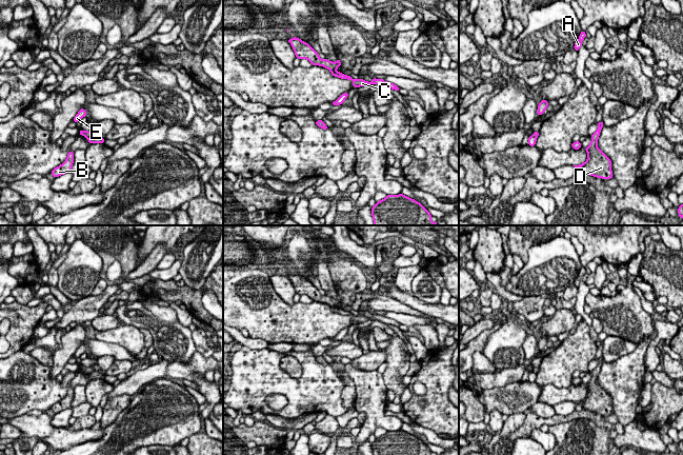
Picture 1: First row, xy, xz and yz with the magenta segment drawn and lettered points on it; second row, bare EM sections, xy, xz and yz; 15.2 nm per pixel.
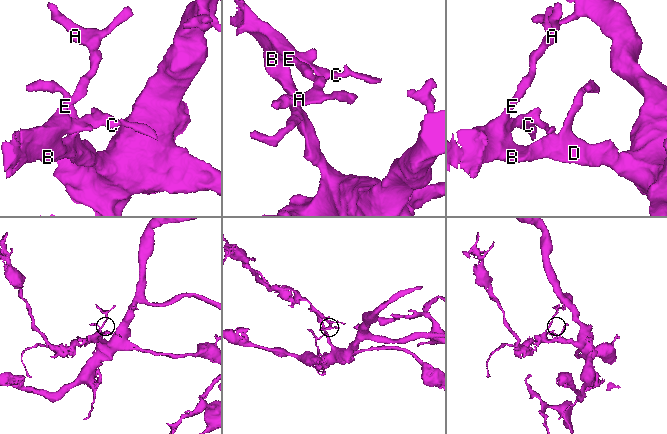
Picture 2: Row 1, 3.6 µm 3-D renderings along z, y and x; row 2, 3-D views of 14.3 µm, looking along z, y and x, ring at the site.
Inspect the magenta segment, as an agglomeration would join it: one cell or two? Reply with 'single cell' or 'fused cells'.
fused cells

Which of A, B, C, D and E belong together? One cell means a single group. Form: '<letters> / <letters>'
A B D E / C

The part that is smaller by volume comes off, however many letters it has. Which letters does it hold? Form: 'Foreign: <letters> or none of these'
Foreign: C

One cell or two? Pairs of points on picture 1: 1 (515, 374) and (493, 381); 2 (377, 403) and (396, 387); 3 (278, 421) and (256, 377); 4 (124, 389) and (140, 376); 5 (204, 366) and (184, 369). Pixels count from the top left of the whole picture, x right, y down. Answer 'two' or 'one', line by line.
1: one
2: two
3: two
4: one
5: one

